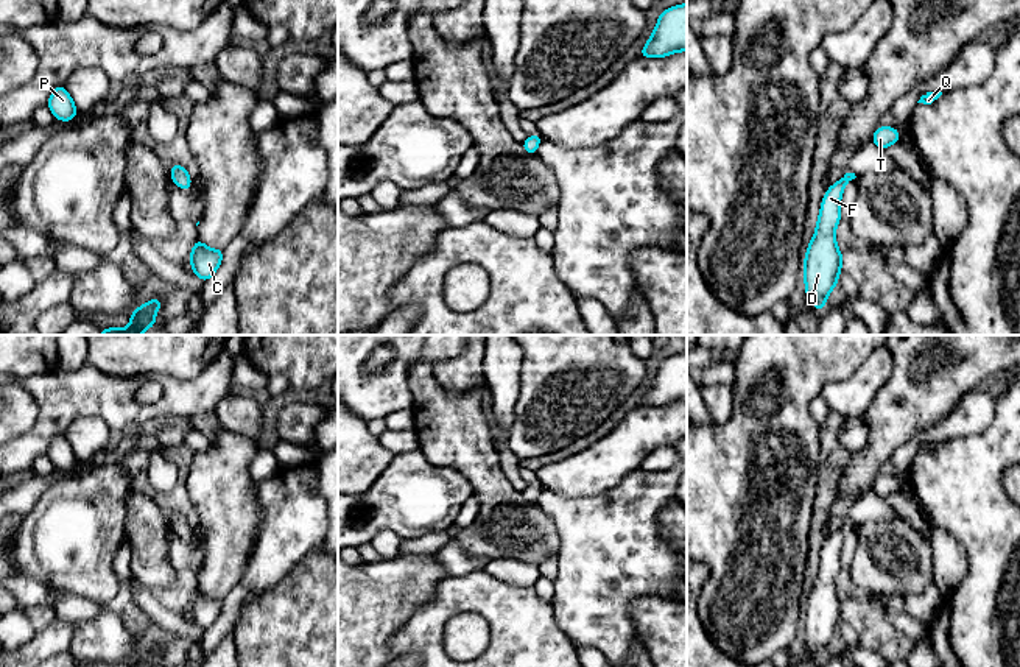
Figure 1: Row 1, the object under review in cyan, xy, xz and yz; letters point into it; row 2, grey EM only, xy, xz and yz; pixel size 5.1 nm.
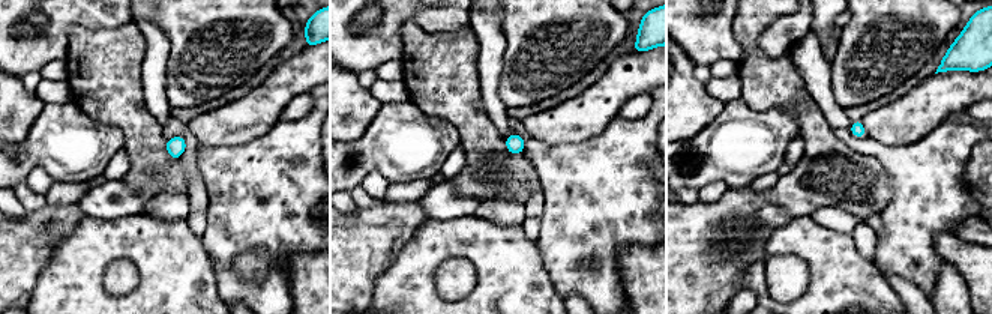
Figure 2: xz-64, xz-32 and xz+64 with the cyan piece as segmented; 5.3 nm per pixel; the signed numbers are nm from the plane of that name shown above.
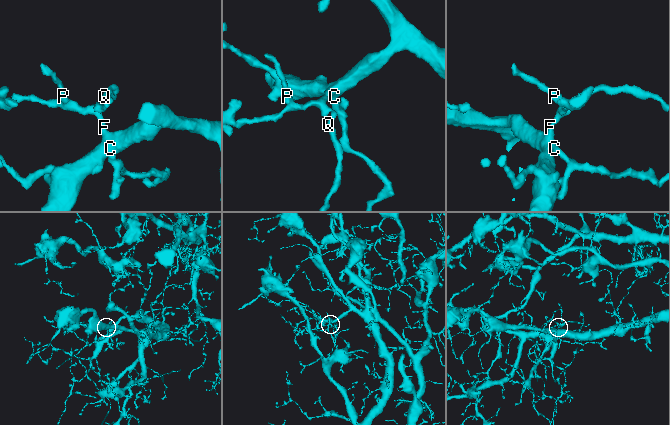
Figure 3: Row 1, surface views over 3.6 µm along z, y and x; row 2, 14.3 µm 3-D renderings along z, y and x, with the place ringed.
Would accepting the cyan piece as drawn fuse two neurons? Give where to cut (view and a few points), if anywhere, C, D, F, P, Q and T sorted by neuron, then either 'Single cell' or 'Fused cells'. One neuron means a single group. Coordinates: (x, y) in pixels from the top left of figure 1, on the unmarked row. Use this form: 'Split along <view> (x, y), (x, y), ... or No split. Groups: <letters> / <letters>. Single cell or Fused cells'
No split. Groups: C D F P Q T. Single cell

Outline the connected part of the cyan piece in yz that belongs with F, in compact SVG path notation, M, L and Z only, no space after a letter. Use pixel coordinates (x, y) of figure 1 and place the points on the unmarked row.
M846 522L824 542L814 586L805 602L807 648L816 656L818 662L824 659L832 637L838 634L844 605L838 598L835 581L841 570L839 553L844 535L855 527L855 522Z

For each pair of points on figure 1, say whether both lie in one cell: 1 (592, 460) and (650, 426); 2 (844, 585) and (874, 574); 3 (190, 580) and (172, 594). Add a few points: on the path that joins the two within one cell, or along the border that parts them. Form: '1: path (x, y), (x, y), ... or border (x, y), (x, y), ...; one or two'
1: path (606, 460), (619, 454), (636, 437); one
2: border (855, 546), (849, 578), (861, 592); two
3: path (186, 585), (176, 594); one

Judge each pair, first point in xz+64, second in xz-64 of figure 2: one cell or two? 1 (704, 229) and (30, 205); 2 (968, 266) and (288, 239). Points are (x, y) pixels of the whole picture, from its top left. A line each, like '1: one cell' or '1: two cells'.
1: two cells
2: two cells

